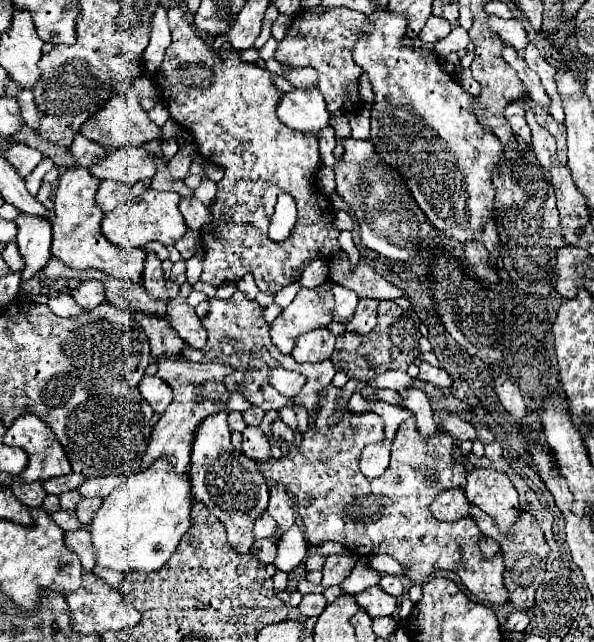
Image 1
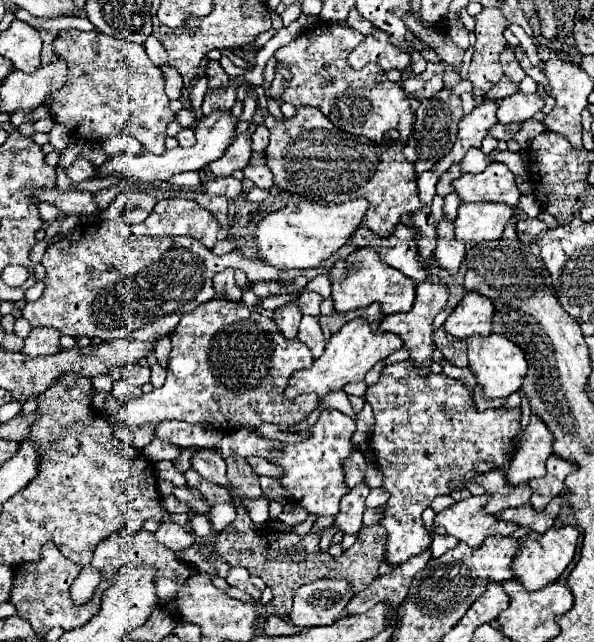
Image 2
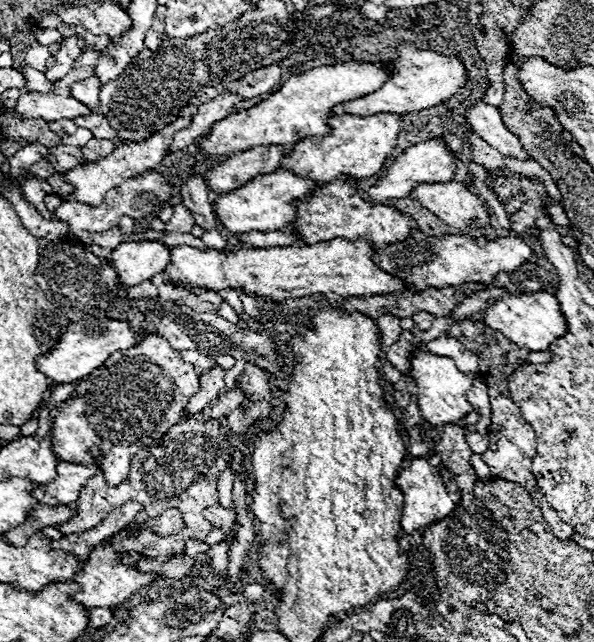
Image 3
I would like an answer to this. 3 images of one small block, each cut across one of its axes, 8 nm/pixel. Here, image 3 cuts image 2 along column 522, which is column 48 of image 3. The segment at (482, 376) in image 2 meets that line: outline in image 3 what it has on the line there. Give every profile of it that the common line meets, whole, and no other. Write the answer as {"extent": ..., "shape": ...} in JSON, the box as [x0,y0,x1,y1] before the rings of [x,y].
{"extent":[38,318,136,384],"shape":[[[90,318],[82,322],[72,322],[68,330],[64,332],[64,336],[60,338],[60,342],[46,356],[38,360],[38,368],[46,376],[50,376],[54,384],[70,384],[88,376],[94,368],[104,364],[110,354],[132,348],[134,344],[136,344],[136,336],[128,322],[118,322],[118,320],[108,320],[108,318],[102,318],[102,320]]]}

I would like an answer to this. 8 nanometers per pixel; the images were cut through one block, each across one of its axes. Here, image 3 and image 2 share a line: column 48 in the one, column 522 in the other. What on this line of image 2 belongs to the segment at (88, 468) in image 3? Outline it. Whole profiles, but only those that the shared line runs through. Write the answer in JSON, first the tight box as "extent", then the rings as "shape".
{"extent":[474,470,532,512],"shape":[[[492,470],[486,474],[480,474],[478,478],[474,478],[478,484],[482,484],[486,488],[486,492],[490,494],[490,500],[486,504],[486,512],[502,512],[508,508],[518,508],[520,504],[526,504],[532,496],[532,490],[528,486],[528,482],[524,484],[508,484],[506,476],[502,470]]]}

